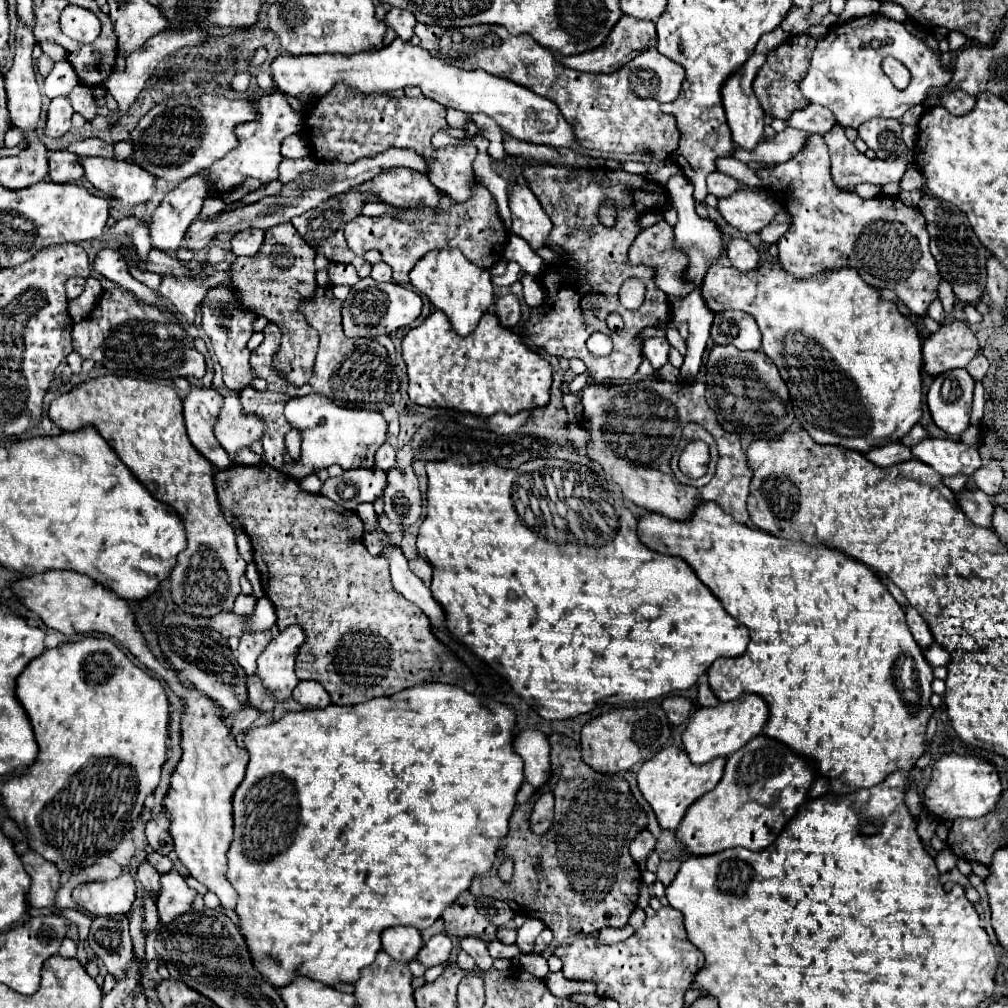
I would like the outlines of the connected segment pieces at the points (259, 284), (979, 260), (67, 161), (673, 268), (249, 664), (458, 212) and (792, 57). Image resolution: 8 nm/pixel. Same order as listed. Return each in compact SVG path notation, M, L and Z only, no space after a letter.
M281 223L265 231L265 241L261 251L249 259L237 257L231 265L231 285L237 287L241 303L253 307L257 315L265 315L271 323L277 323L283 331L281 349L275 355L275 367L283 371L285 379L295 387L305 385L315 367L315 355L319 345L319 335L297 311L297 303L315 291L315 251L309 247L301 235L297 235L291 223Z
M923 193L919 201L919 209L927 219L927 231L931 235L931 253L939 265L941 275L953 285L953 293L963 303L977 303L985 293L985 277L987 277L987 259L989 253L973 233L967 215L955 207L953 203L929 197Z
M71 151L49 153L49 179L55 183L73 183L83 177L83 165Z
M659 221L649 229L643 229L629 247L629 263L645 265L653 269L653 283L665 295L681 295L681 269L685 269L685 255L679 255L671 247L673 227L667 221Z
M257 633L257 635L243 635L241 643L239 643L239 655L237 661L239 665L245 669L247 675L255 675L257 669L257 657L261 655L261 651L269 645L271 641L271 633Z
M475 181L473 197L467 203L455 203L449 195L441 199L441 207L415 207L409 209L403 217L379 215L379 217L357 217L345 226L347 245L357 253L365 255L369 249L377 249L383 255L383 261L393 269L393 281L407 285L407 273L411 267L433 249L459 247L469 261L473 261L481 269L493 267L505 251L507 229L501 223L501 217L495 209L493 195Z
M795 35L795 37L789 37L785 43L781 43L781 47L773 49L767 55L767 61L759 69L755 83L753 83L753 91L755 91L761 107L765 109L765 113L785 121L793 111L809 105L809 101L799 91L799 81L807 75L811 55L815 51L815 43L817 43L817 39L813 39L811 35Z

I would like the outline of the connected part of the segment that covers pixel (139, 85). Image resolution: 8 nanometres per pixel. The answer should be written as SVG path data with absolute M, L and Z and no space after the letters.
M163 31L163 33L157 33L157 35L153 35L151 39L147 39L145 45L137 47L137 49L133 51L133 55L127 57L127 67L125 67L125 71L113 71L113 73L109 75L109 79L105 81L105 87L107 87L109 93L113 93L113 97L117 99L119 115L125 115L125 113L127 113L127 109L129 109L131 103L137 99L137 95L141 93L141 89L145 87L147 79L149 79L151 73L155 71L155 65L157 65L161 59L165 59L167 55L175 53L177 49L181 49L181 47L185 47L185 45L199 45L199 43L205 41L205 37L207 37L207 33L201 33L201 31L187 31L187 33L185 33L185 31Z

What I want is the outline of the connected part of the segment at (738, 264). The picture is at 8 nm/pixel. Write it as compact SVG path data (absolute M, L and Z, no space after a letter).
M733 239L727 243L727 257L731 261L731 265L743 273L753 271L755 267L759 267L759 253L757 249L745 241L745 239Z

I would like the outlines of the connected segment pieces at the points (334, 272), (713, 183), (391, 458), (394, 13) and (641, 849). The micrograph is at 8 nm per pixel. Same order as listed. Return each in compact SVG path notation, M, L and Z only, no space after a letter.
M335 263L329 267L329 281L333 285L355 285L359 281L359 275L353 265Z
M717 171L713 175L709 175L709 179L707 179L707 189L715 197L731 197L737 191L737 187L739 187L739 183L733 177L717 173Z
M385 443L385 445L381 445L377 449L377 453L375 453L375 465L379 469L383 469L383 471L389 471L395 465L395 449L389 443Z
M391 7L389 13L385 15L385 25L391 27L397 37L401 37L403 41L409 41L413 37L413 27L417 25L417 19L413 17L413 13L399 9L399 7Z
M647 829L641 831L641 835L637 835L637 839L633 839L633 843L631 843L631 855L633 855L633 859L637 863L641 859L649 859L649 855L655 851L655 843L657 843L657 839Z

